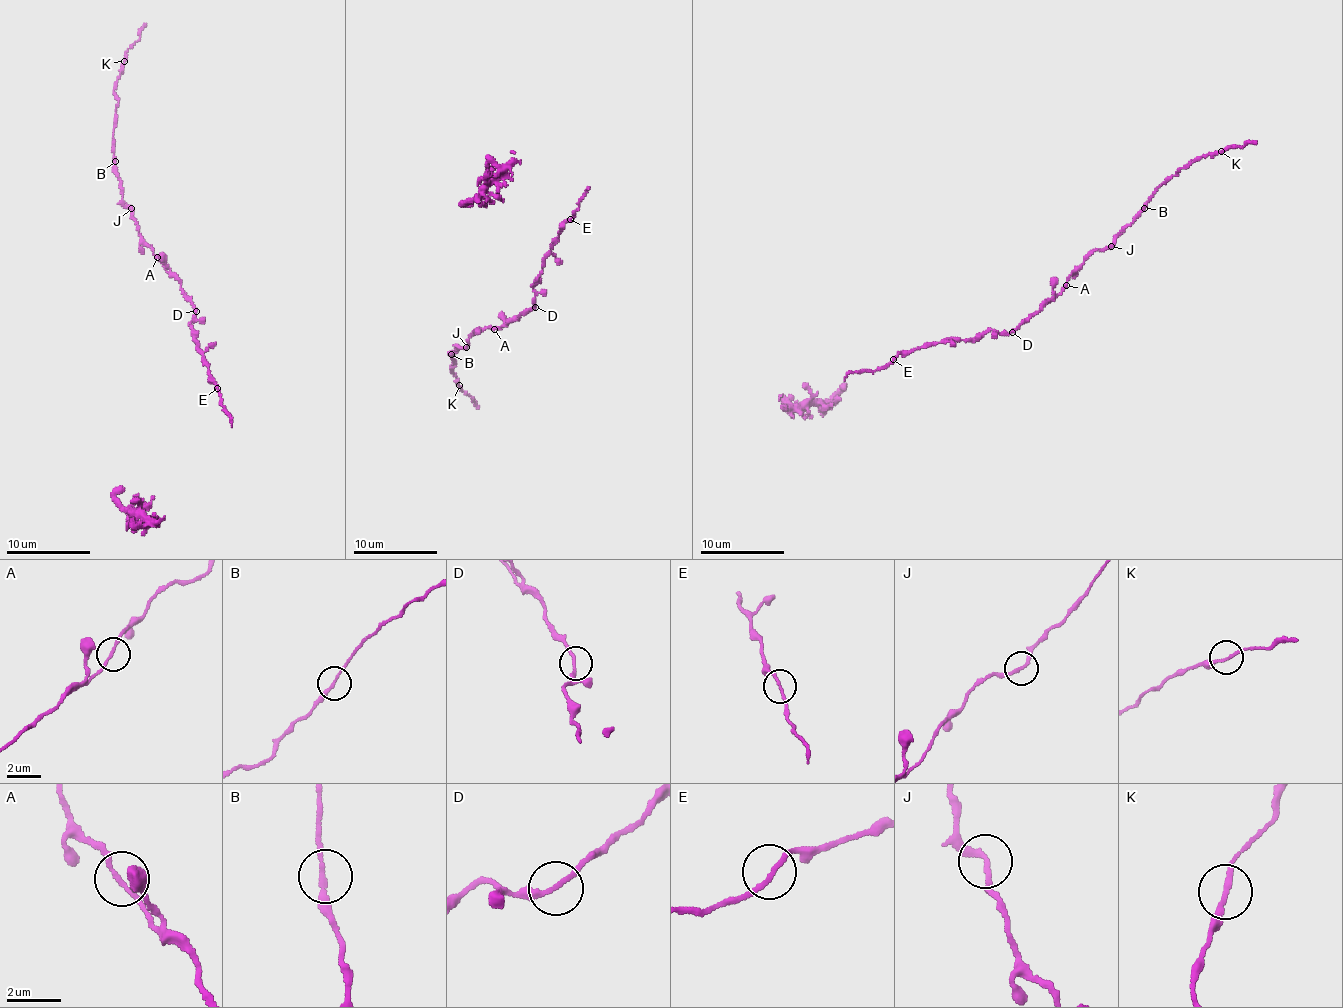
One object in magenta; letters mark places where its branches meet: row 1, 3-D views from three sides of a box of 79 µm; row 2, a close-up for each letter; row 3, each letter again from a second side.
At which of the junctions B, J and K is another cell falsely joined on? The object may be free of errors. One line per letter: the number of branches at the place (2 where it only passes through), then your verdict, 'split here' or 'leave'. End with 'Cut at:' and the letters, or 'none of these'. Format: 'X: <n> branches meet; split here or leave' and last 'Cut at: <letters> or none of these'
B: 2 branches meet; leave
J: 2 branches meet; leave
K: 2 branches meet; leave
Cut at: none of these

